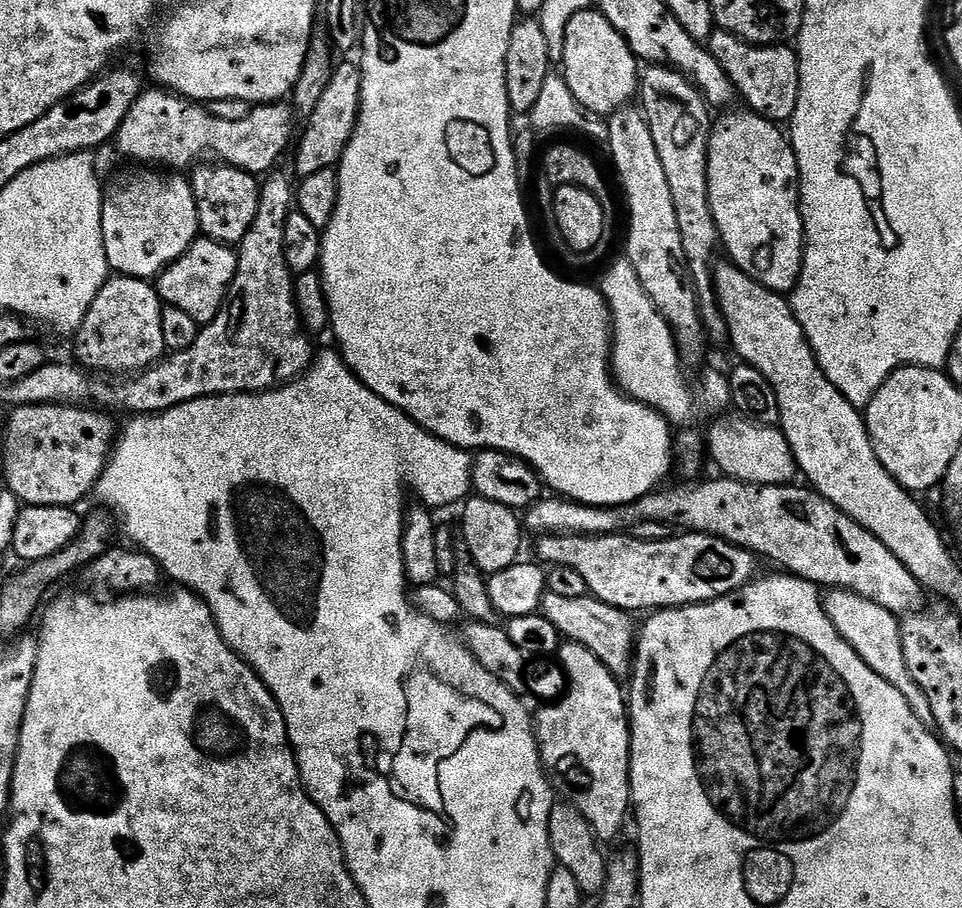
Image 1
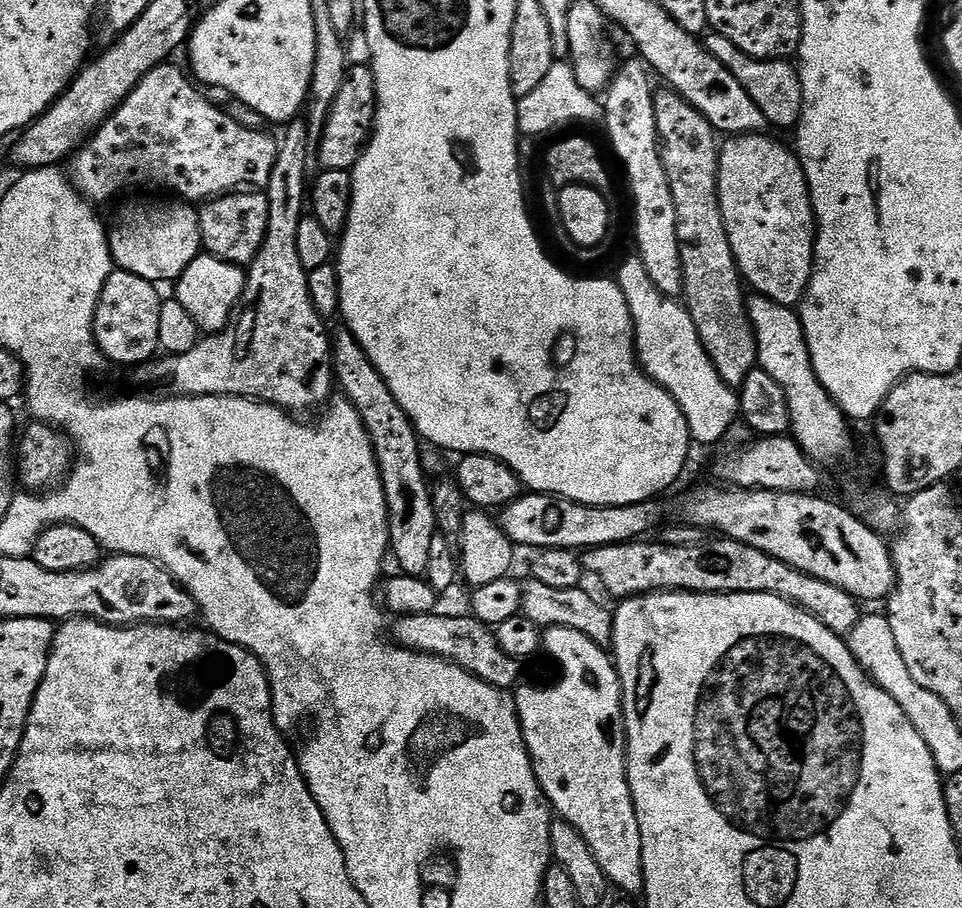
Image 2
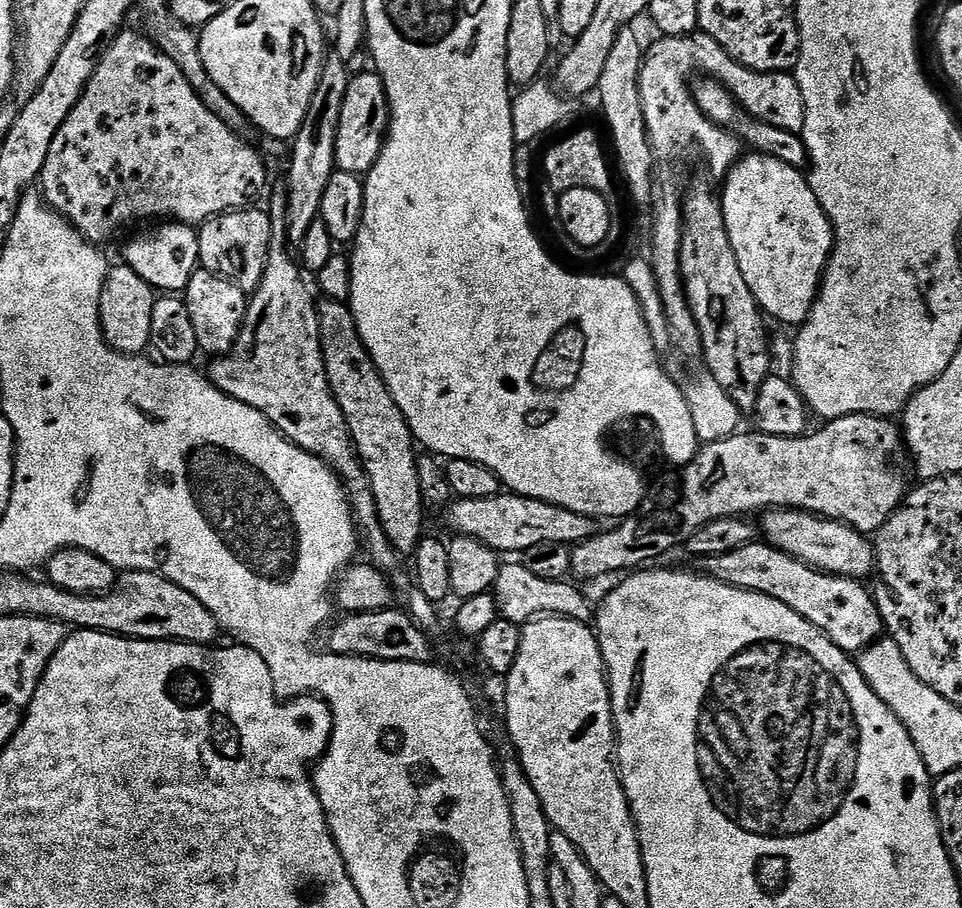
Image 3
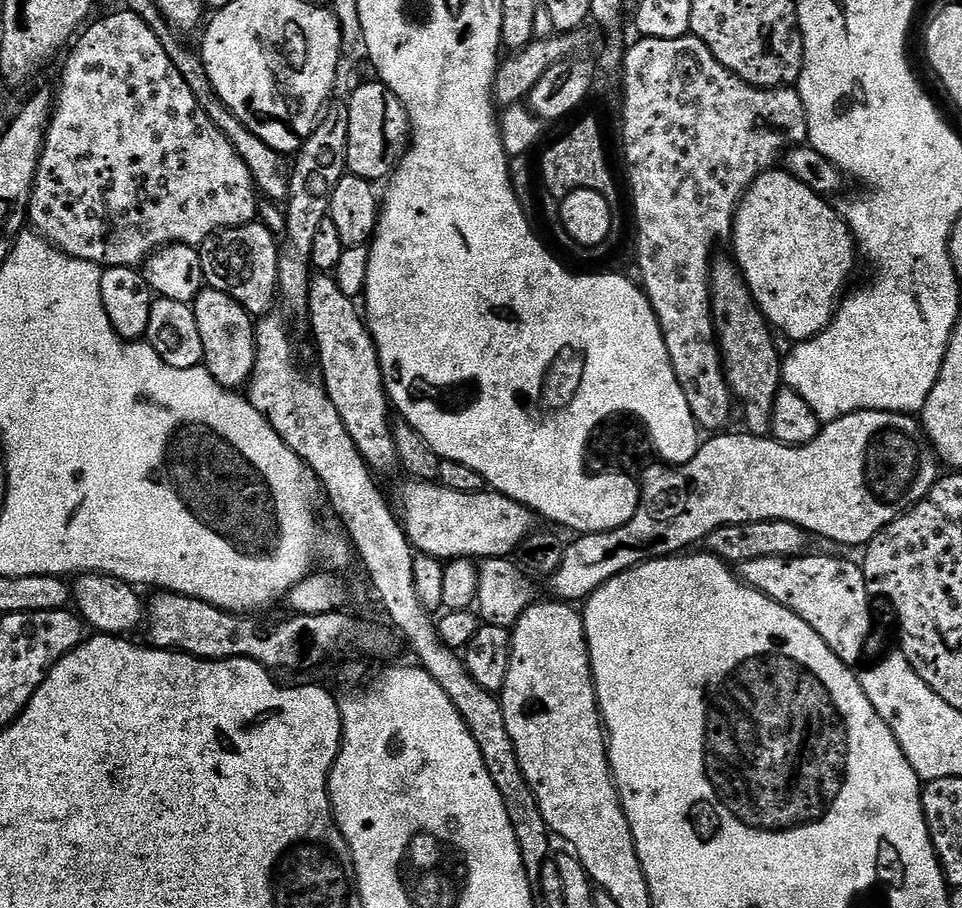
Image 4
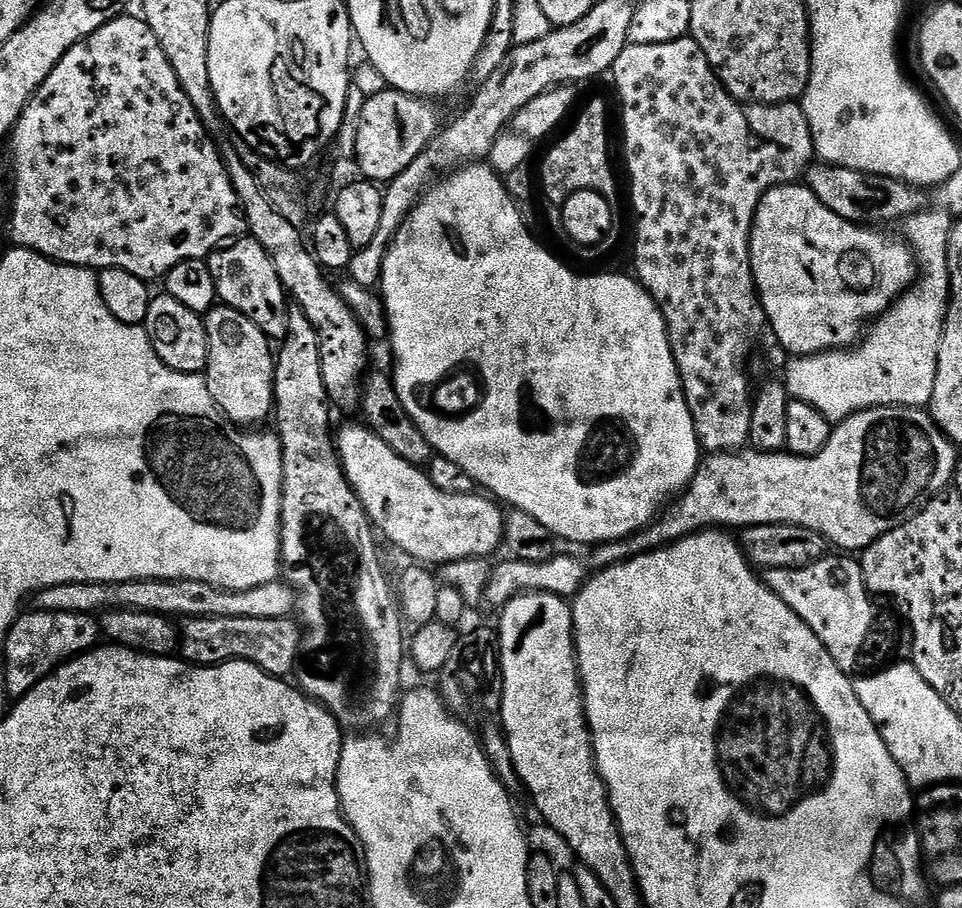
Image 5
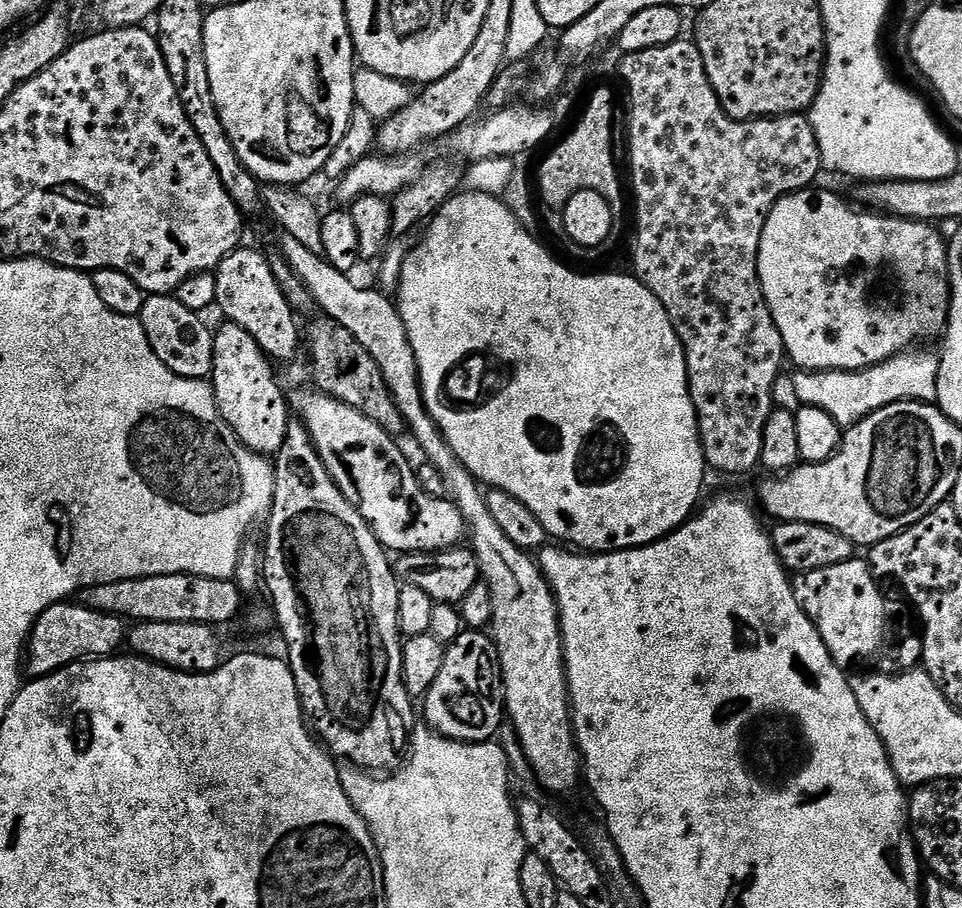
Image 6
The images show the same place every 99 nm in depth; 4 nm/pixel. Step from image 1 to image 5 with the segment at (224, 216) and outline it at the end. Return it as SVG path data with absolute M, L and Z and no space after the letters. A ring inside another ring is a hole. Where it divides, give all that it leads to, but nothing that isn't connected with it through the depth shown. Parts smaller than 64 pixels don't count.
M245 234L211 252L206 263L214 278L219 303L225 308L238 310L238 314L246 314L246 318L250 318L250 322L254 322L254 326L258 326L258 330L262 330L262 334L266 334L269 341L283 340L290 304L278 278L278 270L274 270L270 254L262 250L259 242Z

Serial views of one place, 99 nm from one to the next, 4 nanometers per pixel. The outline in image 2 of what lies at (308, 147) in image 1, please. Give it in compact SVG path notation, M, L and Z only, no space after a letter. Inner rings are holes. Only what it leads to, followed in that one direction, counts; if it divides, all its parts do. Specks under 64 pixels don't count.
M353 63L348 73L342 78L342 90L338 90L338 98L334 98L334 106L328 115L324 127L324 137L320 140L321 169L349 171L356 165L358 158L368 145L372 134L372 124L376 120L376 76L367 63Z

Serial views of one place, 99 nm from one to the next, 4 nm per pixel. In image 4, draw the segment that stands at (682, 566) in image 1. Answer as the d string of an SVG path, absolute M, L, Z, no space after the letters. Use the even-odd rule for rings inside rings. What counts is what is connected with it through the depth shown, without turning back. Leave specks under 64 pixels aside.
M783 556L752 558L739 565L738 575L749 588L757 588L774 602L786 606L806 622L838 654L842 663L856 666L872 632L872 604L864 569L840 556Z

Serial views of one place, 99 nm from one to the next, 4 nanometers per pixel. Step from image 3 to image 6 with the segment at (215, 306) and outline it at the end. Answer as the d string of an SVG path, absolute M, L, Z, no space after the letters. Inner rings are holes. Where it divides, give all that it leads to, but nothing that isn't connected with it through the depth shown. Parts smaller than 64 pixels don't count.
M231 322L221 323L221 328L215 329L212 338L212 375L210 383L214 394L216 395L216 405L222 414L222 418L230 426L230 430L234 430L234 434L239 440L246 445L251 452L255 452L258 456L275 457L278 450L282 450L282 442L286 442L288 437L288 425L290 417L290 400L280 389L280 384L276 381L276 372L273 361L258 346L258 342L254 342L254 338L250 338L250 334L246 334L246 330L242 330L242 326Z

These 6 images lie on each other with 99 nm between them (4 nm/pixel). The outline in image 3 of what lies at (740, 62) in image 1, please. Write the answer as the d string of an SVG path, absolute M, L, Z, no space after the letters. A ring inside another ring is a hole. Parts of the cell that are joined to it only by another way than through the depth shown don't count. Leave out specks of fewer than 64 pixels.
M695 31L690 36L665 36L656 38L651 45L647 45L644 61L640 67L638 78L638 90L642 94L642 114L646 118L646 134L652 147L653 157L664 164L676 164L679 162L685 148L692 148L697 144L700 147L700 156L708 163L708 168L719 178L727 177L727 174L742 155L742 141L740 137L729 132L727 128L706 126L700 115L700 109L695 107L690 99L690 92L684 89L684 83L688 80L691 72L702 73L705 77L720 81L725 88L732 91L740 107L750 116L766 122L775 128L790 130L791 132L803 133L806 122L806 102L802 99L802 90L798 86L795 75L792 72L755 72L746 66L742 66L714 38L710 38L705 32Z

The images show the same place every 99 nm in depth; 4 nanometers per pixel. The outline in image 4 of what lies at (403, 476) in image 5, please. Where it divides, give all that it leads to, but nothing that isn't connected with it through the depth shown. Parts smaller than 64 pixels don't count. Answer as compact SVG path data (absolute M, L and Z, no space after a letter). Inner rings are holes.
M408 482L410 484L406 485L404 489L400 492L400 508L398 504L398 512L402 517L402 523L404 526L404 532L408 536L408 541L411 542L413 549L417 553L433 556L442 561L458 560L461 558L508 558L515 553L516 549L519 548L521 542L531 536L533 532L537 531L538 528L538 517L535 512L531 512L526 506L522 506L518 502L514 502L509 496L504 496L501 492L493 492L491 490L485 490L483 492L475 492L474 494L458 494L458 490L450 490L449 488L444 488L440 483L423 483L423 482Z

